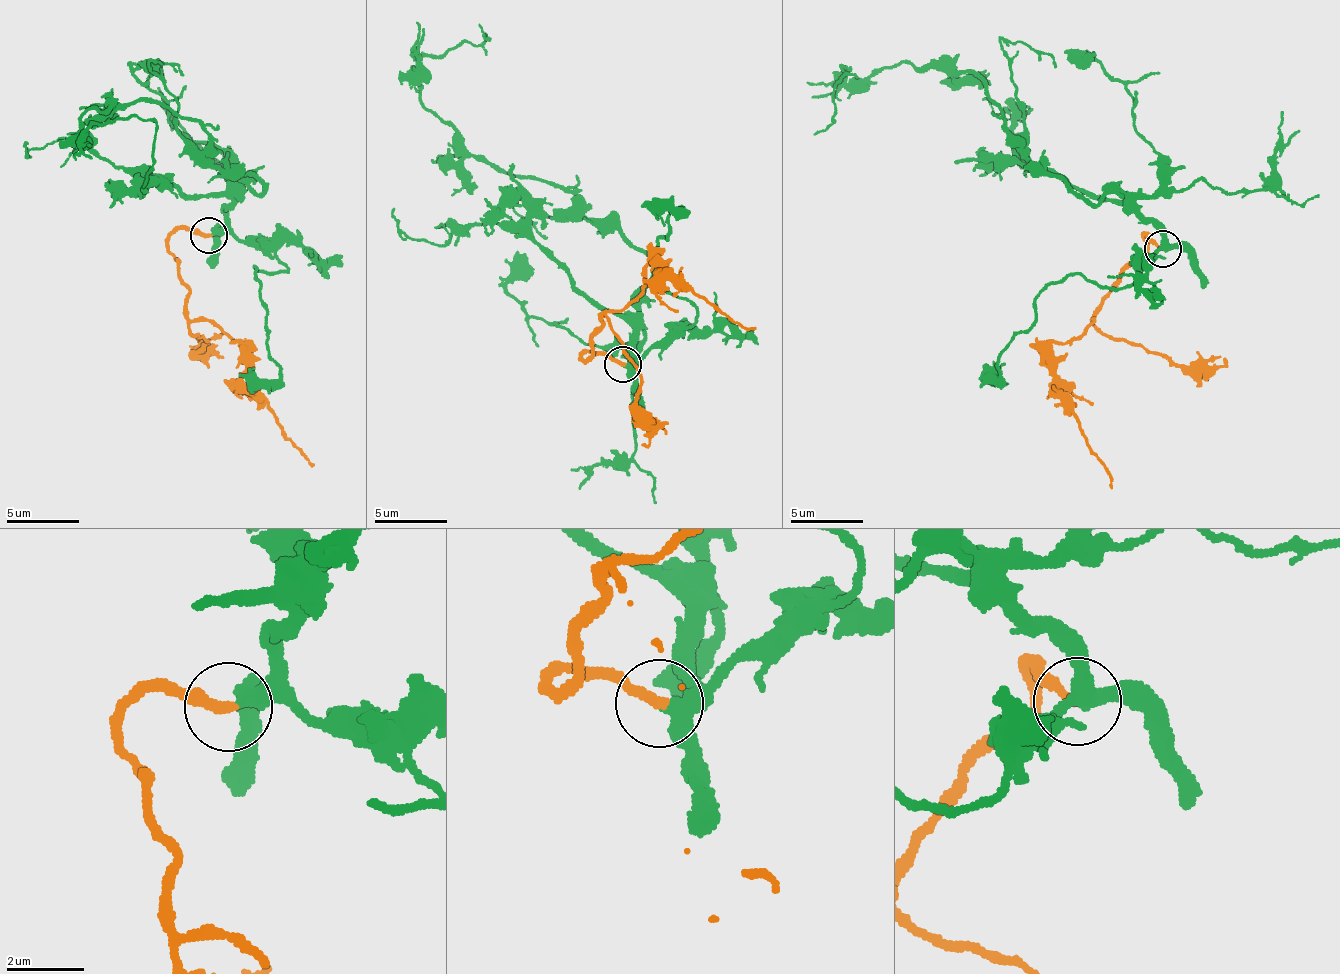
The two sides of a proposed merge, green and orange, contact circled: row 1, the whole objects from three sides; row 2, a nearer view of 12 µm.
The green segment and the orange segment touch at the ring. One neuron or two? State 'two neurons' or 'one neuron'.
one neuron

